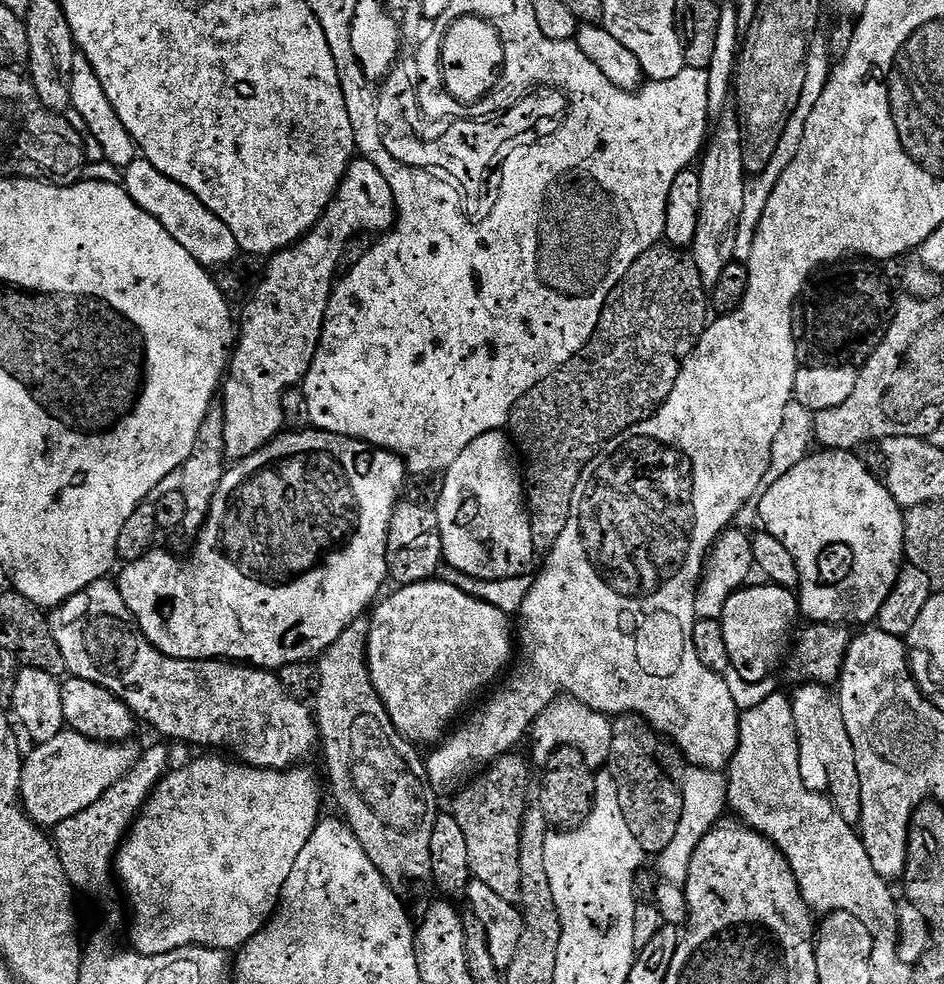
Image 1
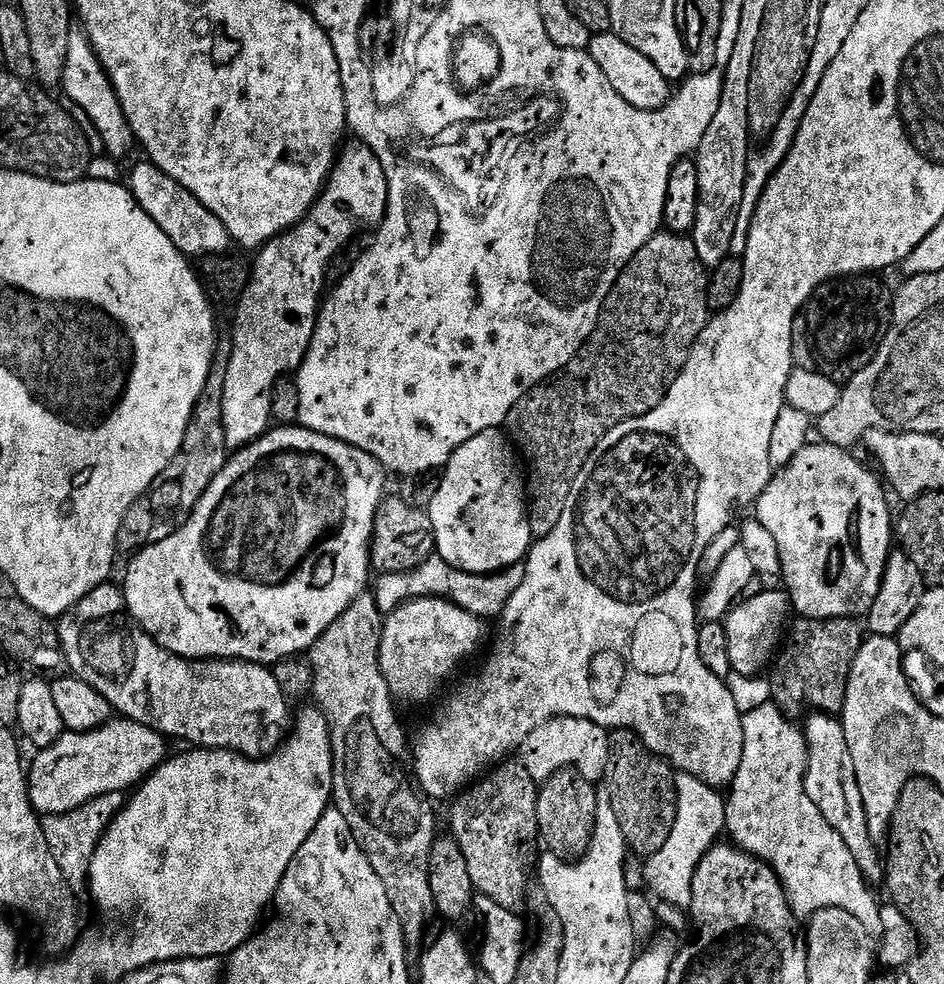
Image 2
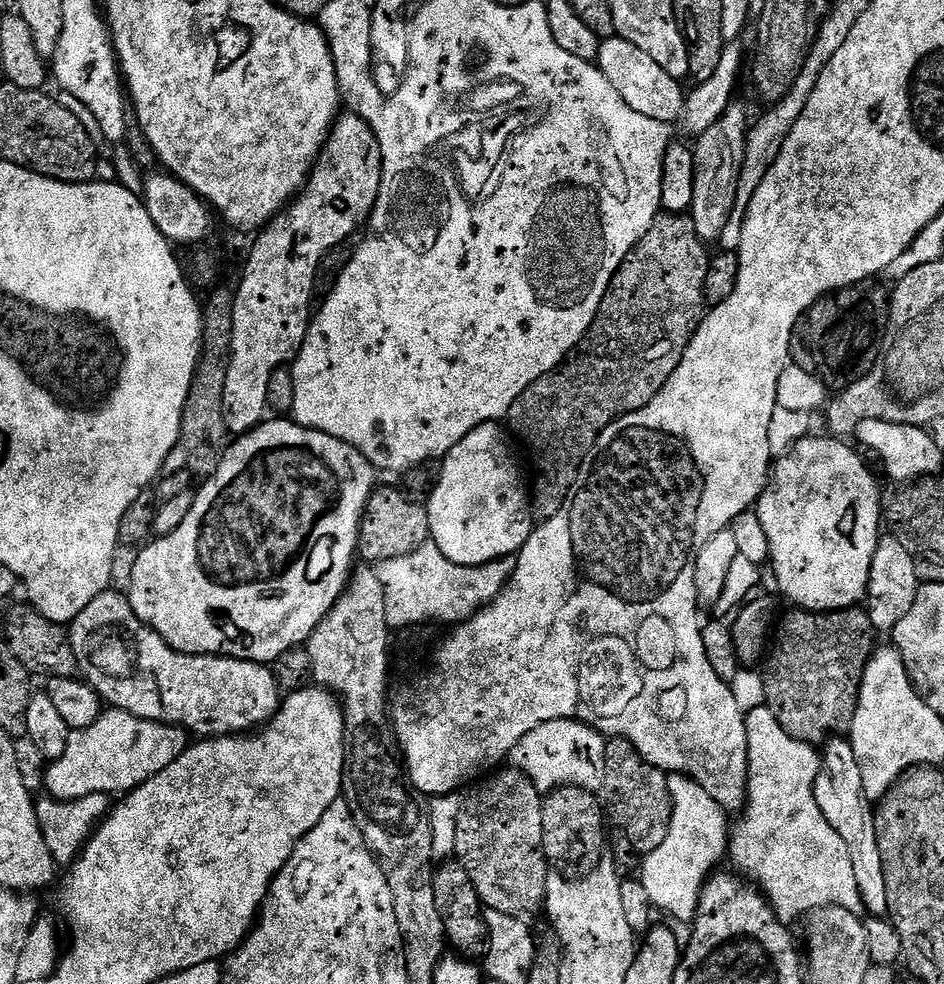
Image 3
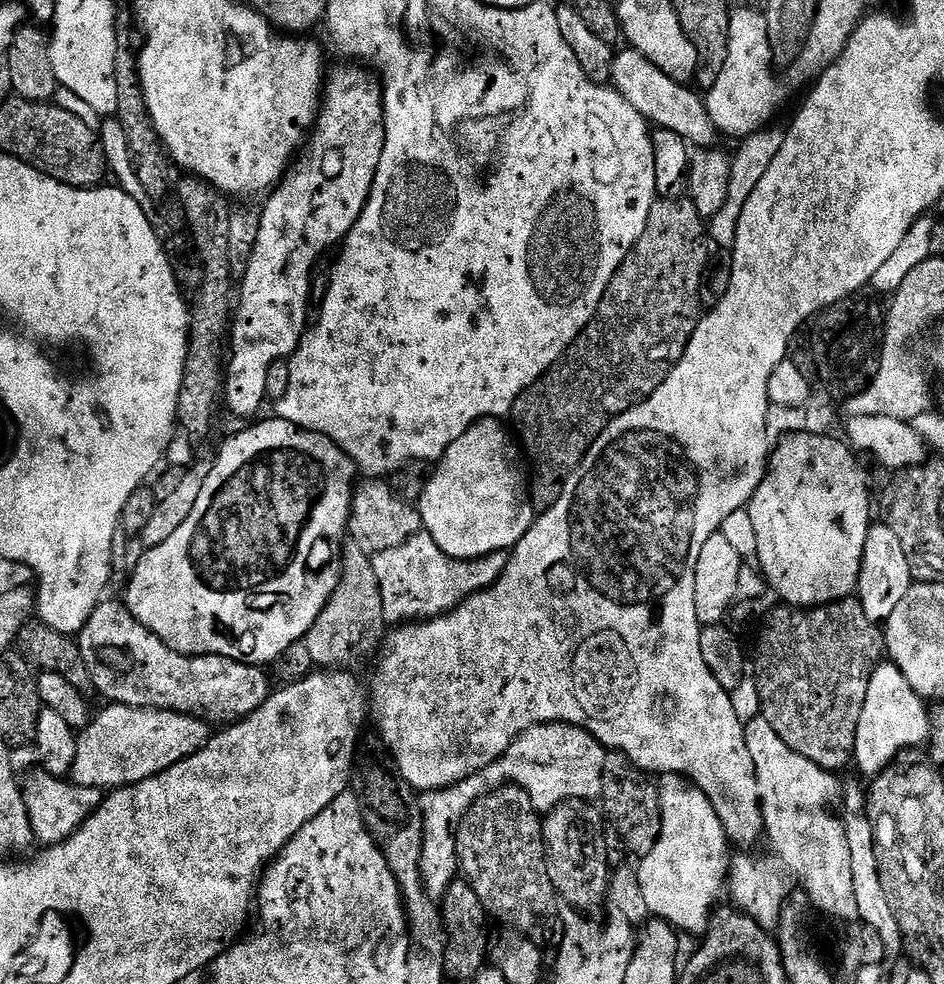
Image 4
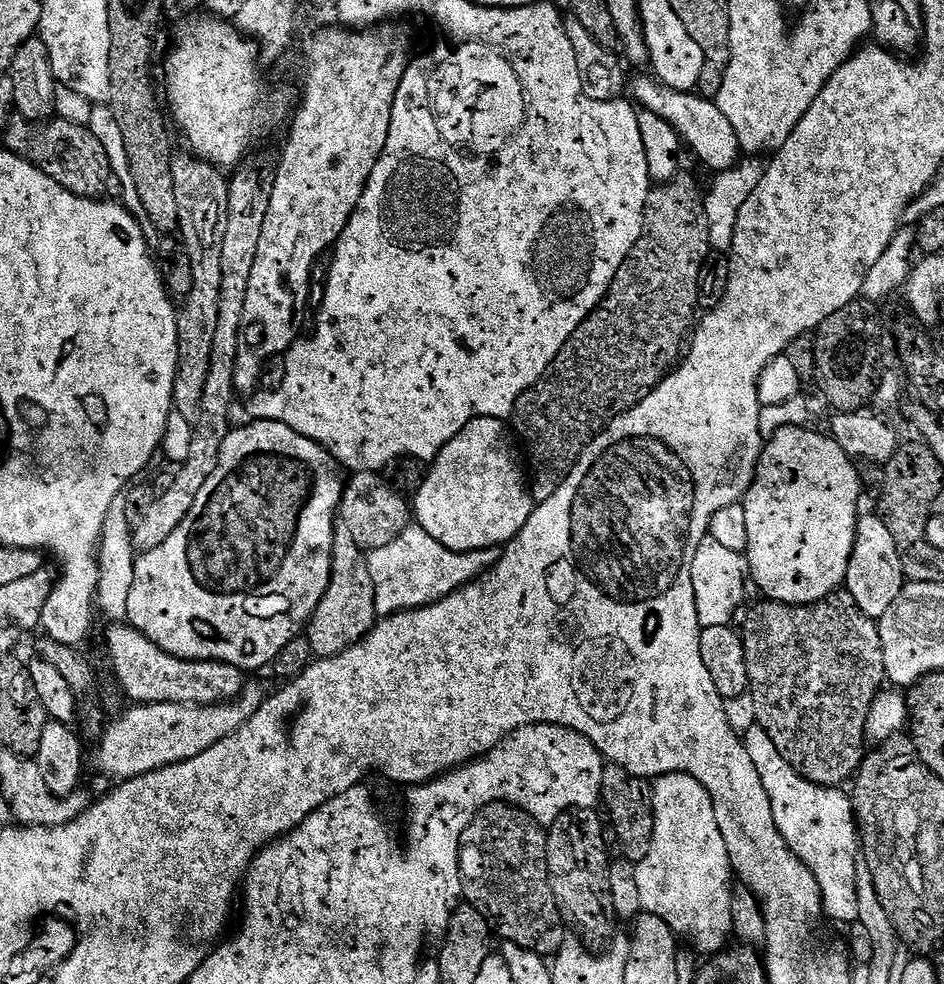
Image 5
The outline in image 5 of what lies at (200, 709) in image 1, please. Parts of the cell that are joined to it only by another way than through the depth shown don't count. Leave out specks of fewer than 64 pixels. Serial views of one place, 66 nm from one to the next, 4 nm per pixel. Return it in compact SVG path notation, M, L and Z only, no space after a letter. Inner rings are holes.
M116 622L104 636L104 644L108 647L108 656L112 659L112 672L120 683L120 688L137 705L142 704L218 704L231 702L246 687L245 673L232 664L220 664L217 660L183 660L164 652L150 638L132 627L127 622Z

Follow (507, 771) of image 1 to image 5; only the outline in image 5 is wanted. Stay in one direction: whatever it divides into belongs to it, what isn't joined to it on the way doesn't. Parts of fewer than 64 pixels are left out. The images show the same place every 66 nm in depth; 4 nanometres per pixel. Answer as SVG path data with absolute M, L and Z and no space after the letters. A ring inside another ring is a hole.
M503 802L483 808L470 822L470 826L466 826L460 839L460 879L464 881L463 899L488 919L499 939L501 936L501 941L517 944L519 948L537 952L545 958L555 957L565 944L566 917L554 898L548 877L548 833L532 817L531 812L523 812Z

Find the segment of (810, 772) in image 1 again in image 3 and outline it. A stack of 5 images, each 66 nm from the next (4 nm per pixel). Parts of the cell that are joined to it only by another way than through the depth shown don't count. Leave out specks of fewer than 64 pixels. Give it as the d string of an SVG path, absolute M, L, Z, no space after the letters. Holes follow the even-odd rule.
M832 738L823 745L814 794L826 822L838 830L838 838L842 838L842 842L846 842L846 850L850 850L850 862L854 866L854 879L864 903L864 912L872 918L887 917L886 874L882 870L882 854L878 850L874 804L866 798L866 790L862 790L862 770L858 770L858 758L851 739Z

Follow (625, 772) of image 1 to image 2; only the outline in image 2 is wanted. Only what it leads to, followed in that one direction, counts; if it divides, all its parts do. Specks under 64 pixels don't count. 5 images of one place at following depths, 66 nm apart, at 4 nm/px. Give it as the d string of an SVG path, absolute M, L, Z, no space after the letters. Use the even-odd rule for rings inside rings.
M631 728L609 731L606 800L612 805L618 818L618 826L622 826L624 841L641 858L653 856L658 850L662 850L662 846L666 846L666 838L670 838L670 830L674 830L676 777L677 773L672 765L660 756L655 756Z

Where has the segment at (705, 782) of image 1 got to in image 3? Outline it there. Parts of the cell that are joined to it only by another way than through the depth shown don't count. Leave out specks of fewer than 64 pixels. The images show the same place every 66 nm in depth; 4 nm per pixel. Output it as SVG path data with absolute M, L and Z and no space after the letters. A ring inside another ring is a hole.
M679 774L669 775L672 817L670 830L658 850L643 857L644 865L639 865L638 878L650 894L653 909L665 912L676 920L695 921L700 892L712 875L720 859L725 859L730 839L730 820L723 808L698 786L696 780Z

